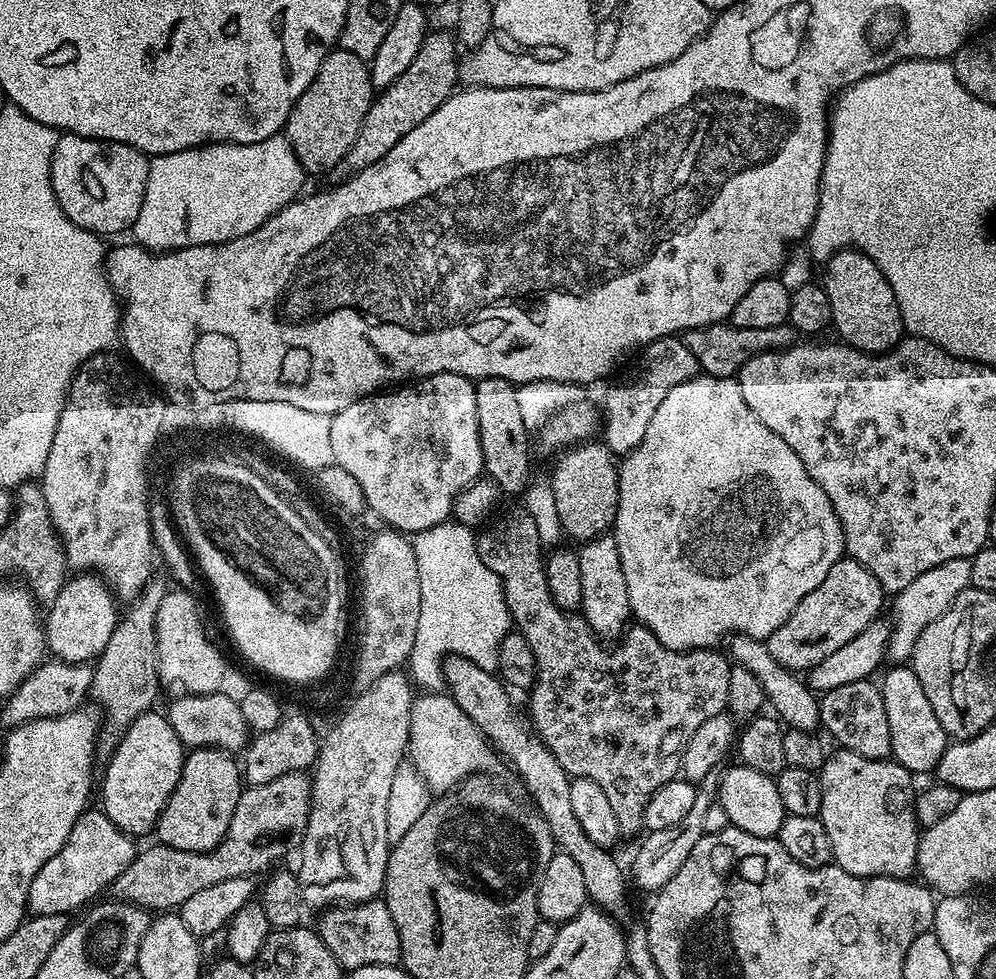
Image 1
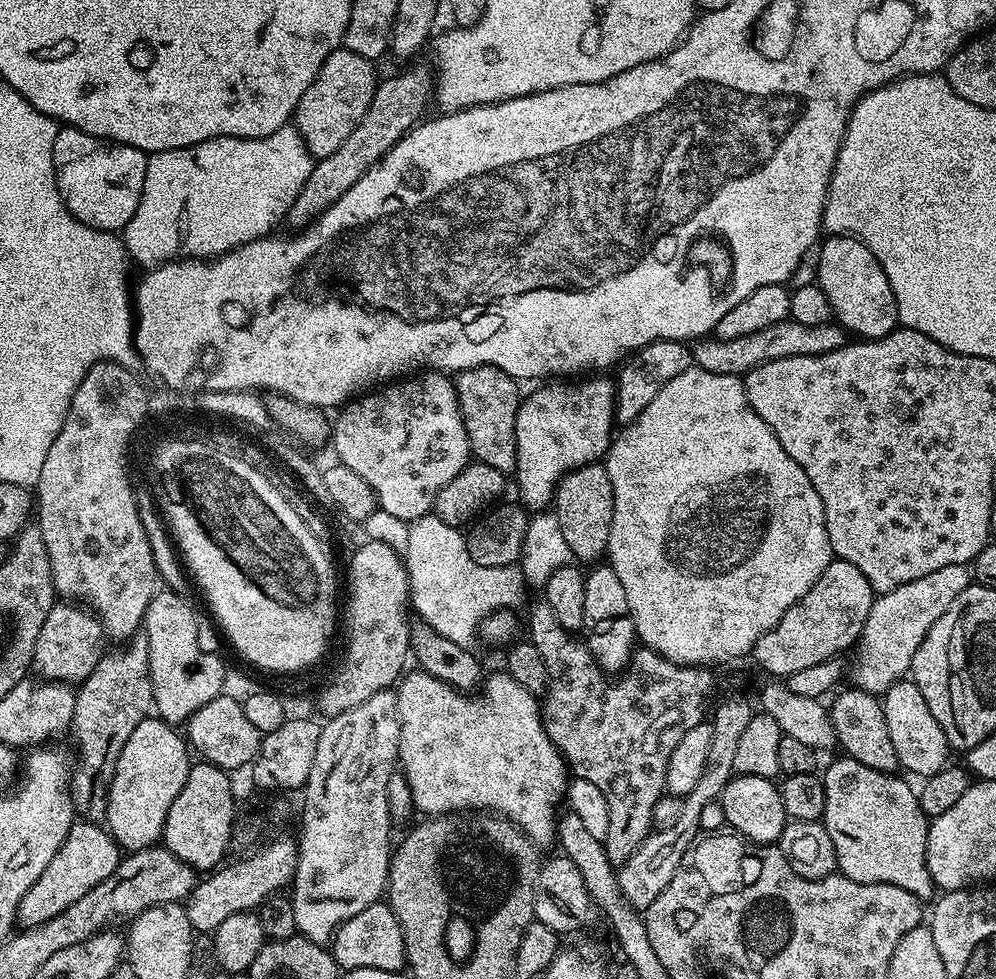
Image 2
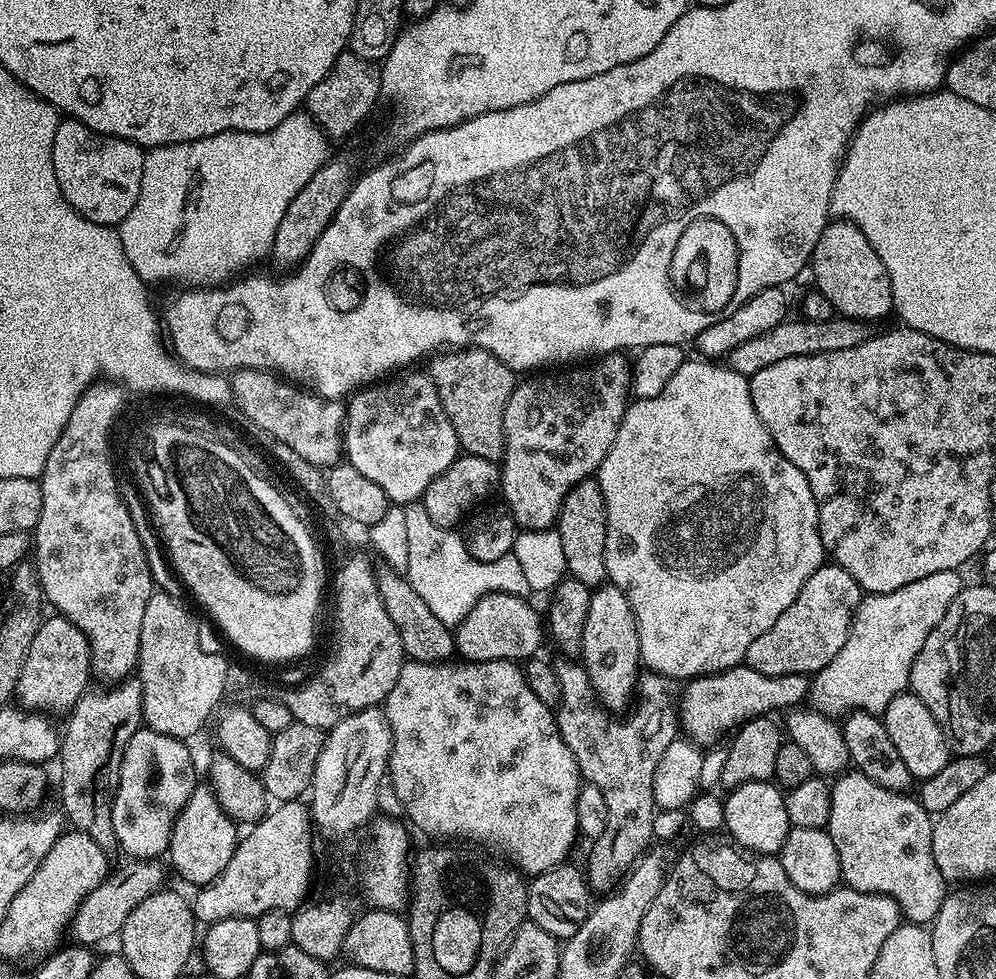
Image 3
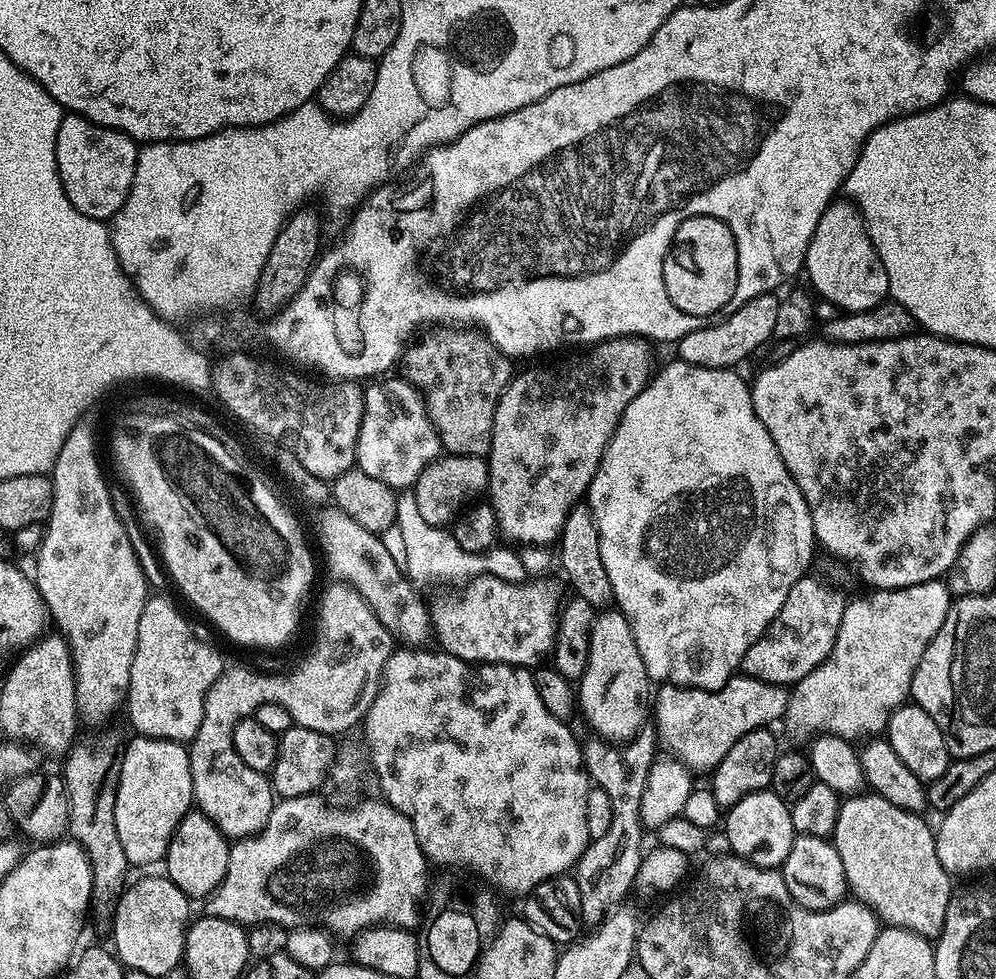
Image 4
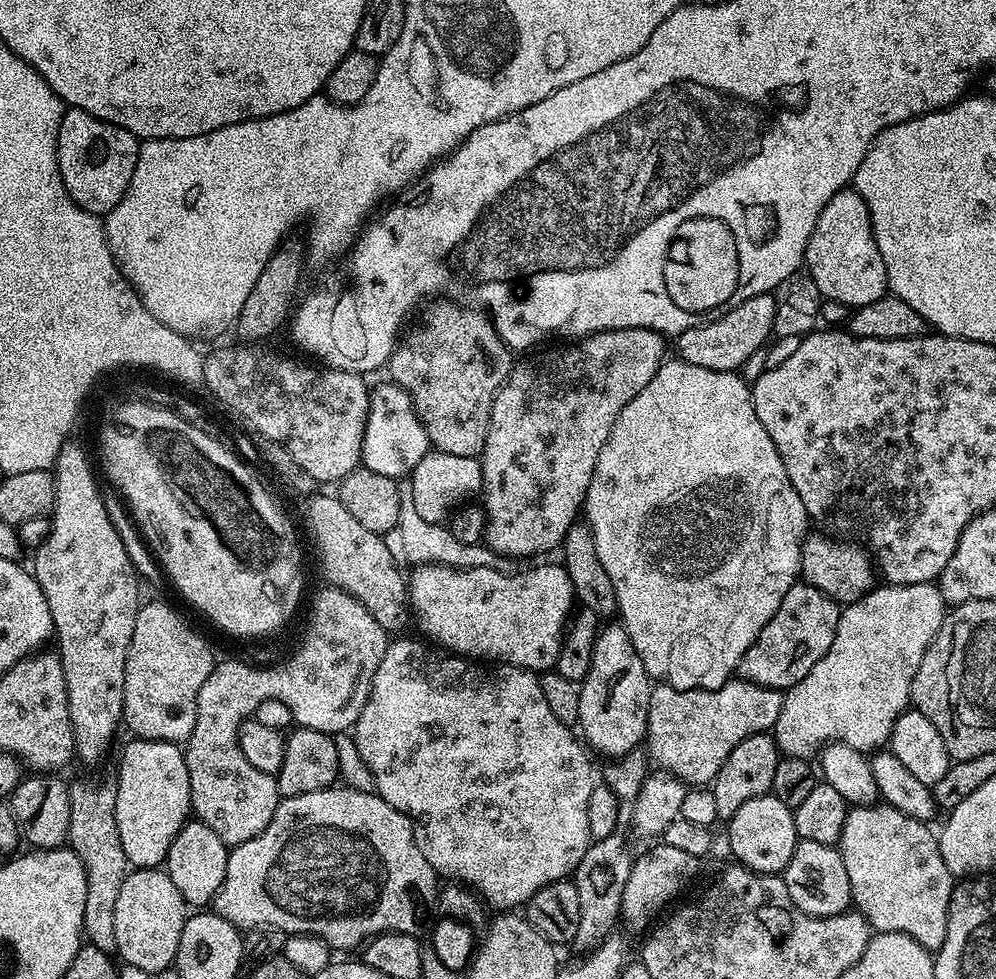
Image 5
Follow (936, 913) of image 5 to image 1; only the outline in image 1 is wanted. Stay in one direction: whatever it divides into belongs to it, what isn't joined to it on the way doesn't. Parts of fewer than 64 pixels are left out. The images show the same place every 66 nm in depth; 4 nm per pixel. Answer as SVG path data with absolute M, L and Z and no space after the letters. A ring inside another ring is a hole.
M840 748L825 759L818 775L822 782L819 818L826 826L826 834L830 834L836 865L855 876L893 876L899 880L911 877L917 871L916 855L922 835L916 823L913 773L891 758L862 758L862 754Z

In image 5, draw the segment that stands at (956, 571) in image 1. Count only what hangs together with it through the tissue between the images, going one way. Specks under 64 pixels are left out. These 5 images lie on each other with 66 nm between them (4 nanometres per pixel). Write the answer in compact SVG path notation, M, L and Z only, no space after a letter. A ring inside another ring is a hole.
M932 582L926 584L884 584L883 586L876 586L873 587L872 591L867 592L861 600L857 600L854 604L847 605L847 607L841 611L838 630L834 634L834 642L830 642L830 650L828 653L812 667L810 674L806 674L806 678L802 678L802 682L798 682L794 687L784 692L782 714L778 714L778 722L774 729L776 744L780 747L781 753L783 753L784 756L797 756L802 760L808 760L809 758L815 757L820 749L829 742L848 744L851 748L857 748L859 752L865 754L871 753L873 750L883 749L885 745L891 741L894 722L909 707L912 699L914 674L918 674L918 666L922 662L922 658L926 654L930 642L938 634L945 615L946 605L944 599L942 598L939 587Z

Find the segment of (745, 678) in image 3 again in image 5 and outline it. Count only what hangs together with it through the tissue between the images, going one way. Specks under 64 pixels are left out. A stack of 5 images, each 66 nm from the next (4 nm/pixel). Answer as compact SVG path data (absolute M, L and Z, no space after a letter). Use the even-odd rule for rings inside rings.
M739 678L729 679L727 684L714 690L691 688L681 690L660 682L652 689L650 710L648 711L648 734L646 752L651 763L667 775L674 776L686 786L708 786L715 781L718 770L722 770L722 762L730 758L730 750L738 746L746 738L765 730L775 729L778 714L782 714L784 692L775 688L759 688Z

